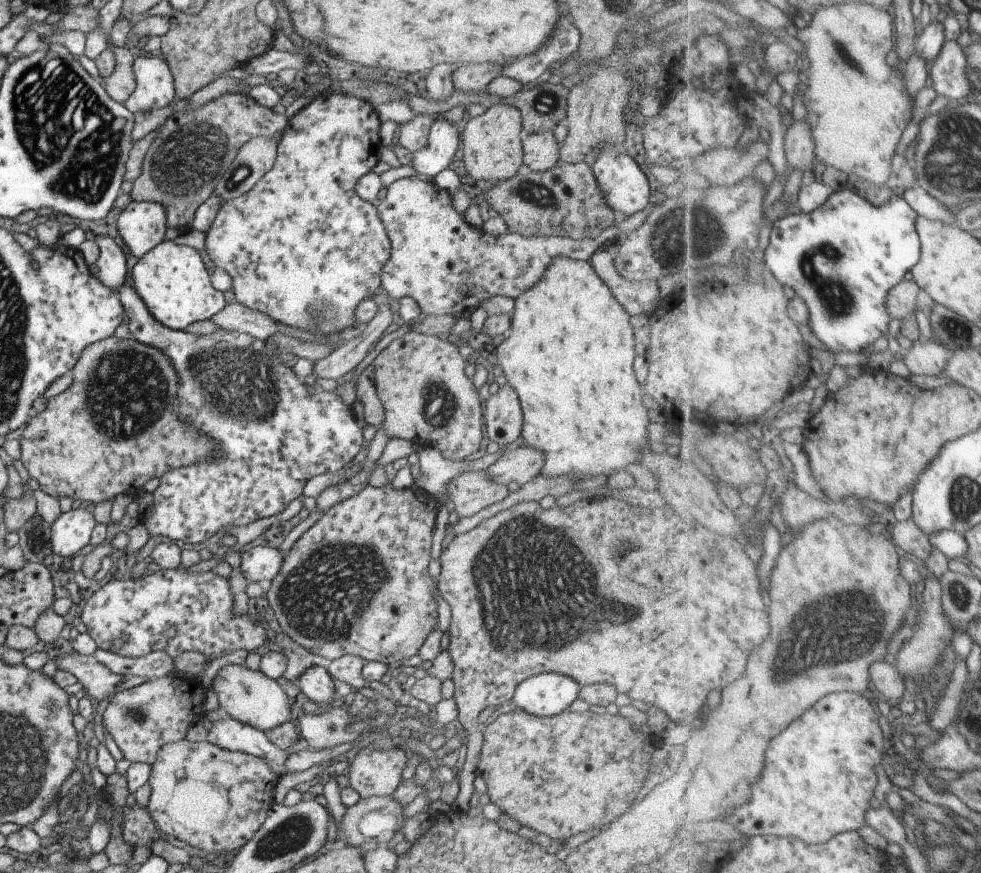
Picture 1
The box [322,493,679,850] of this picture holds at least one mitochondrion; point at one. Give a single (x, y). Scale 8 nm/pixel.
(522, 597)

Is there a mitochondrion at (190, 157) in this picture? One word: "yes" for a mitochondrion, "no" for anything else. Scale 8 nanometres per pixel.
yes

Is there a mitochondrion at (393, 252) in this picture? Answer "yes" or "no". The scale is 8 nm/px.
no

